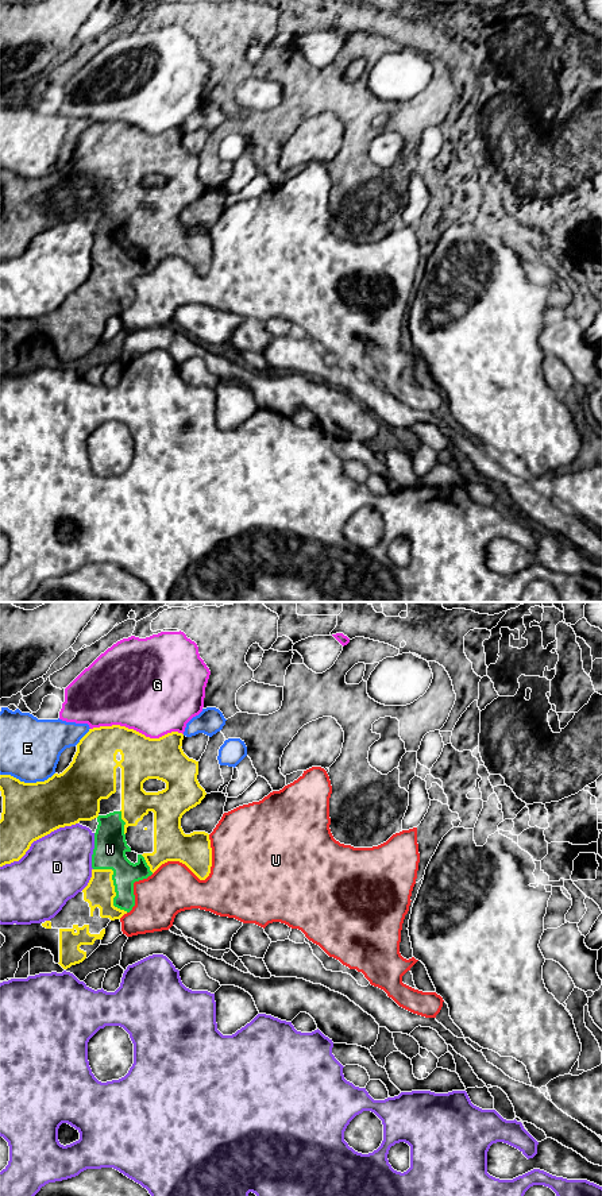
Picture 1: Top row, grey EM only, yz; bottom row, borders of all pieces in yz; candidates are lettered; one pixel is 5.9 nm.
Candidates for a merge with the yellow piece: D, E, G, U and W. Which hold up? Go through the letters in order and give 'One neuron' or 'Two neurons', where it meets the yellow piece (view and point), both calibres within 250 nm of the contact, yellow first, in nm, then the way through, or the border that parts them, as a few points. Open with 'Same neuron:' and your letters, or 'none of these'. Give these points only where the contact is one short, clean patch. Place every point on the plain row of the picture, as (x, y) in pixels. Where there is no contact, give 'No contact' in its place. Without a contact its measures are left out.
Same neuron: W
D: Two neurons. Touches yellow at yz (37, 234). Thickness 340 nm (yellow) against 400 nm
E: Two neurons. Touches yellow at yz (27, 178). Thickness 340 nm (yellow) against 360 nm
G: Two neurons. Touches yellow at yz (135, 126). Thickness 260 nm (yellow) against 500 nm
U: Two neurons. Touches yellow at yz (200, 274). Thickness 200 nm (yellow) against 400 nm
W: One neuron. Touches yellow at yz (114, 281). Thickness 180 nm (yellow) against 190 nm

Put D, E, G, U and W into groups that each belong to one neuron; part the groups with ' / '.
D / E / G U / W

